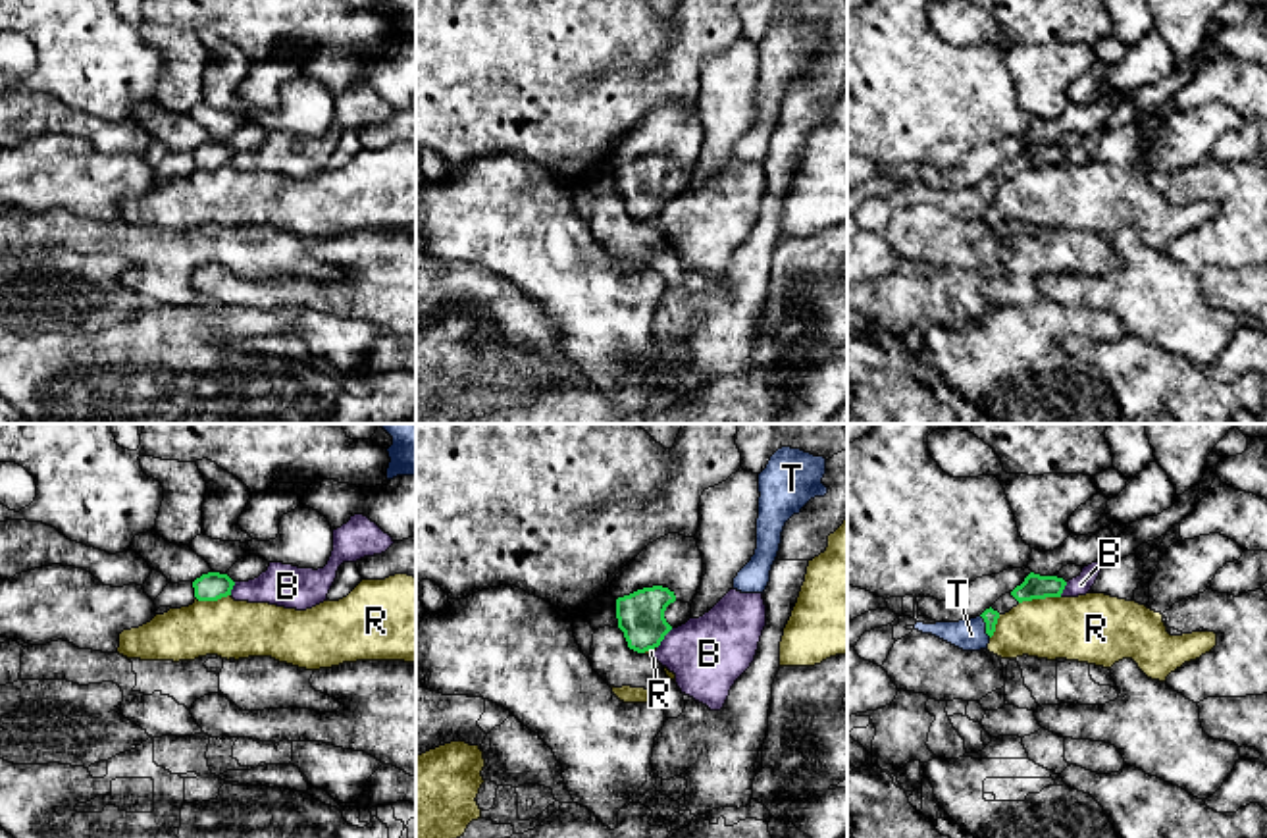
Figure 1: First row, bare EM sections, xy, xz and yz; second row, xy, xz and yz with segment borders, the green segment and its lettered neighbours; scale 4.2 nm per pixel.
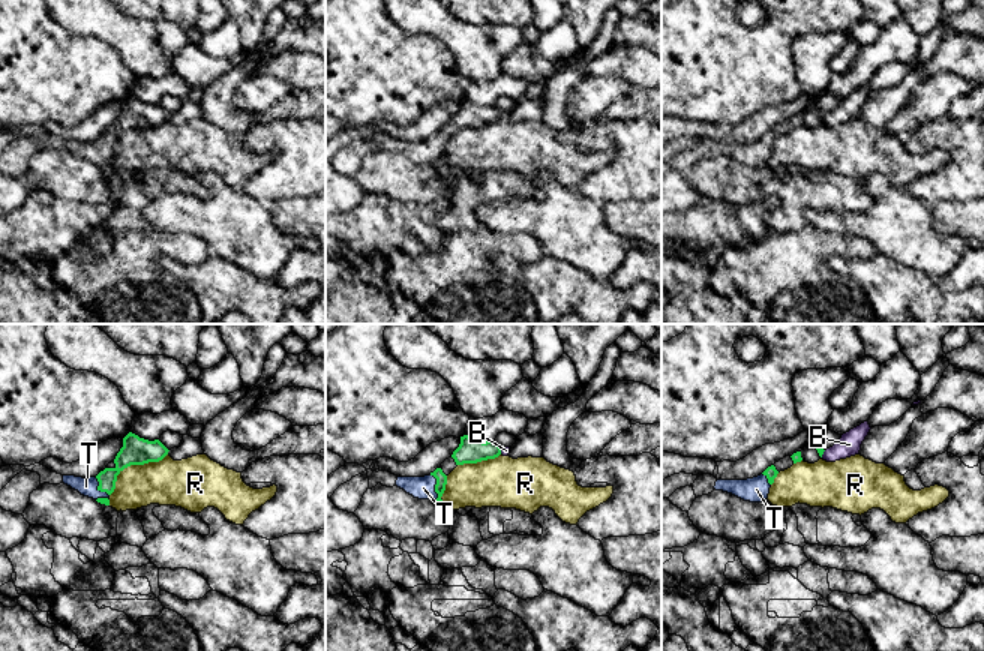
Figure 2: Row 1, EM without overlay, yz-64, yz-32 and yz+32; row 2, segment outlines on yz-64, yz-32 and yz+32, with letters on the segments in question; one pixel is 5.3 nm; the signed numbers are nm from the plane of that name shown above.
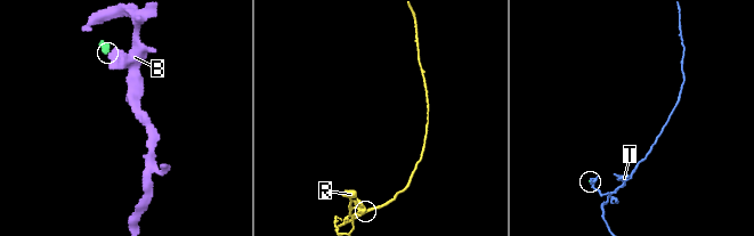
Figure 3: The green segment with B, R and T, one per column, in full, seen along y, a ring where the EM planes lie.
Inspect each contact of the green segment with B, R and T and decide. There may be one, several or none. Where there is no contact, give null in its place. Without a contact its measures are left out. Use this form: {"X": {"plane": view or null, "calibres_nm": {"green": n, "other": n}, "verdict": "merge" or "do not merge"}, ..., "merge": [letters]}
{"B": {"plane": "xz", "calibres_nm": {"green": 190, "other": 320}, "verdict": "do not merge"}, "R": {"plane": "yz", "calibres_nm": {"green": 110, "other": 280}, "verdict": "do not merge"}, "T": {"plane": "yz", "calibres_nm": {"green": 70, "other": 130}, "verdict": "merge"}, "merge": ["T"]}

